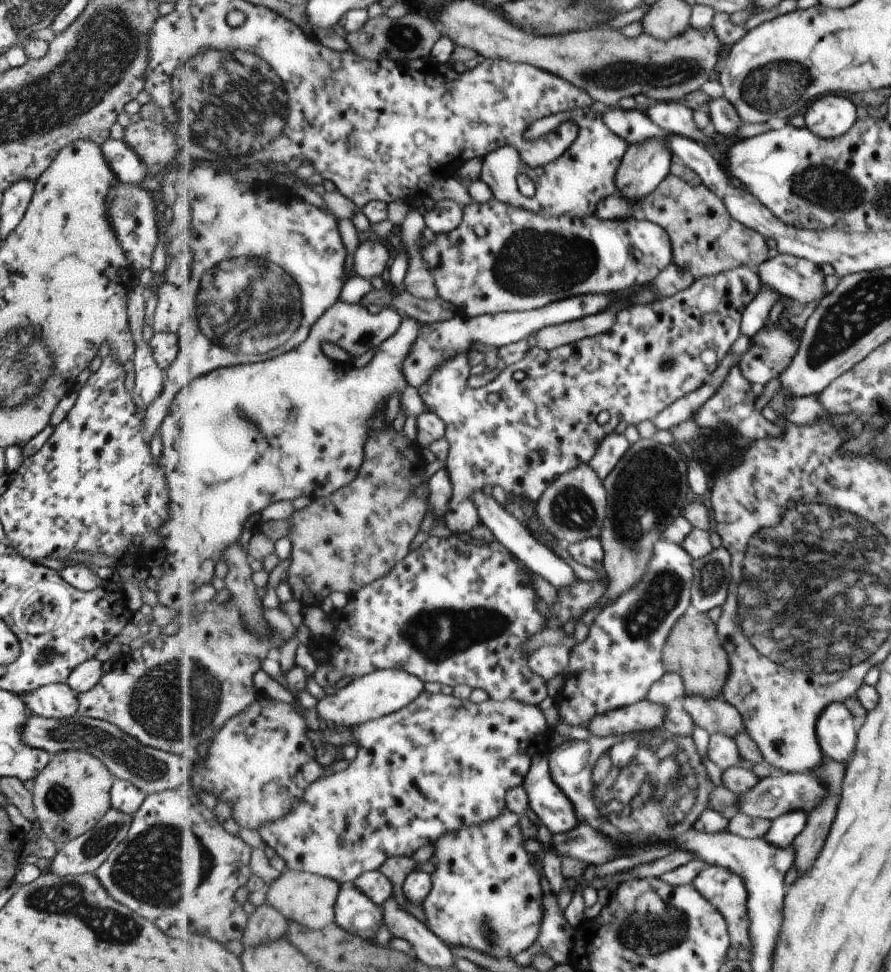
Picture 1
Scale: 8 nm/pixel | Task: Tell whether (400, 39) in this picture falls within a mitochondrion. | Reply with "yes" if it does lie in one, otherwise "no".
yes

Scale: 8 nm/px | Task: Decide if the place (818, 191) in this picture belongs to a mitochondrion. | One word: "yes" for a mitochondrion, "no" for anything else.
yes

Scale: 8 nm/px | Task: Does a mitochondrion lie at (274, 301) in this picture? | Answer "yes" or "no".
yes

